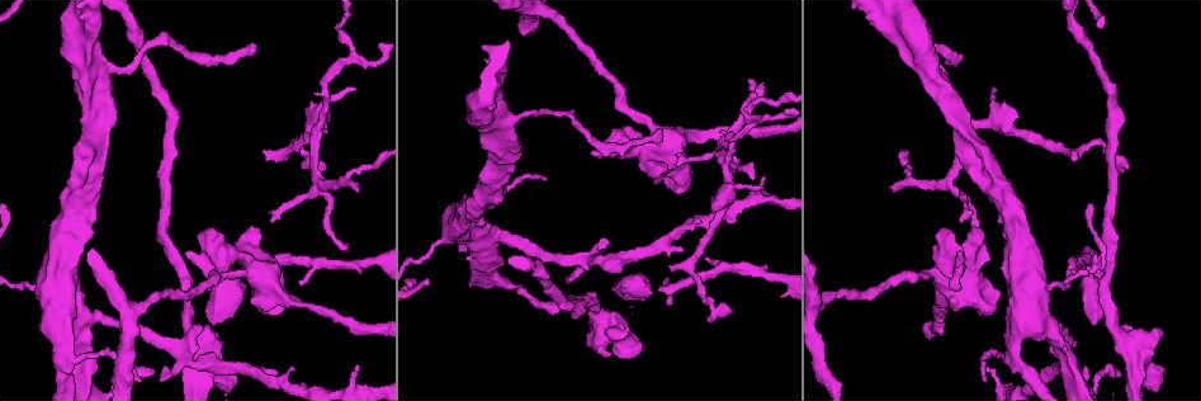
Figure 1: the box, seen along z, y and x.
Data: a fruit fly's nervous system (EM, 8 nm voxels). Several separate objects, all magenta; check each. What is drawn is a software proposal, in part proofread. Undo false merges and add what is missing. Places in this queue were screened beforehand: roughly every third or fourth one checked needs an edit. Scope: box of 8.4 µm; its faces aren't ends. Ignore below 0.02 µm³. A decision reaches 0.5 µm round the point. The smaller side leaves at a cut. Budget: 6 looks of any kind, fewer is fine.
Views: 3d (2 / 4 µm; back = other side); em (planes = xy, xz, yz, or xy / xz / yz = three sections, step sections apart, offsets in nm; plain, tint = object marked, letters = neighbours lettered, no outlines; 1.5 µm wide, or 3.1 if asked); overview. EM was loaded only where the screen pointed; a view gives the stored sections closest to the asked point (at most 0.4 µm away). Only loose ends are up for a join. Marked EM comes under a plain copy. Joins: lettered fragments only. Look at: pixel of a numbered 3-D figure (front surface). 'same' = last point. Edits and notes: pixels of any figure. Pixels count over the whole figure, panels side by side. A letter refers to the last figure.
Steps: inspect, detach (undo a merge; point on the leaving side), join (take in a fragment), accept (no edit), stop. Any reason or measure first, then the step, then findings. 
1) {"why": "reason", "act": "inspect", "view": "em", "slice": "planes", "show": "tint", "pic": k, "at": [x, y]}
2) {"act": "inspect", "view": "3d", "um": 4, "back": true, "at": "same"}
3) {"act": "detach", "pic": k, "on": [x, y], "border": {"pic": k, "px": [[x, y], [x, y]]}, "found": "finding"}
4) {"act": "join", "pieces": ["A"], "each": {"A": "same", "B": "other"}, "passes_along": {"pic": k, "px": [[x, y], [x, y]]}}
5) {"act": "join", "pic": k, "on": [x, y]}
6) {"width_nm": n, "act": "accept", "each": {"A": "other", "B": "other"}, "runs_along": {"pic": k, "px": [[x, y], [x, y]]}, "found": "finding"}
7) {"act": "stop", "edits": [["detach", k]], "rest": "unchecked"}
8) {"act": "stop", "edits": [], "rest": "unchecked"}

{"why": "branch stops here", "act": "inspect", "view": "3d", "um": 4, "pic": 1, "at": [952, 288]}

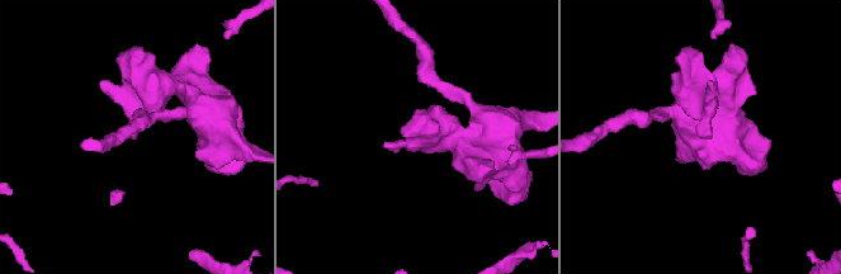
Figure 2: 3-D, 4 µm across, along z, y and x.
{"act": "inspect", "view": "em", "slice": "xz", "step": 8, "show": "tint", "pic": 2, "at": [702, 137]}

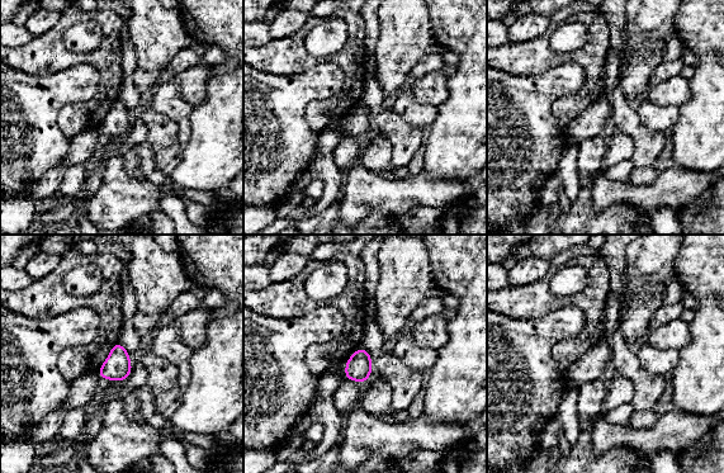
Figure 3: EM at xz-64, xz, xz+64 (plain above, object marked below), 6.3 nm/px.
{"why": "cut it another way", "act": "inspect", "view": "em", "slice": "planes", "show": "letters", "at": "same"}

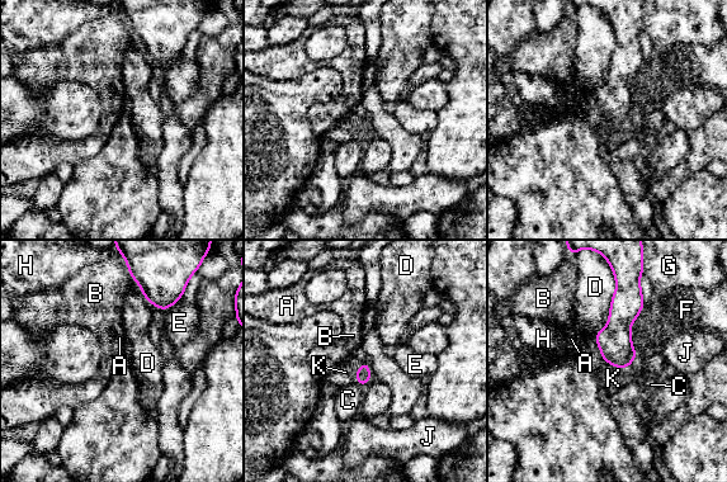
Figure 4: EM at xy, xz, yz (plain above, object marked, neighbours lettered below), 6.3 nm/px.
{"act": "accept", "each": {"A": "other", "B": "other", "C": "other", "D": "other", "E": "other", "F": "other", "G": "other", "H": "other", "J": "other", "K": "other"}, "found": "none of them fits"}

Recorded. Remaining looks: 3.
{"why": "free end", "act": "inspect", "view": "em", "slice": "planes", "show": "letters", "pic": 1, "at": [764, 82]}

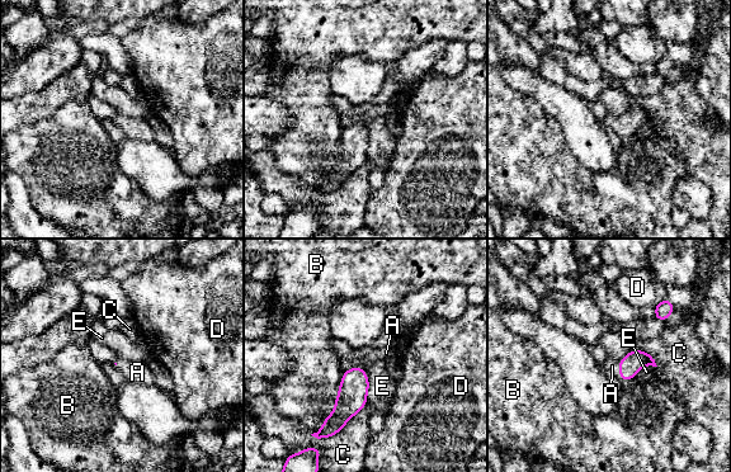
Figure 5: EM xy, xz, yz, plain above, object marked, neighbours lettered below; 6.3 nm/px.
{"act": "join", "pieces": ["A"], "each": {"A": "same", "B": "other", "C": "other", "D": "other", "E": "other"}, "passes_along": {"pic": 5, "px": [[635, 360], [619, 369], [612, 366]]}, "found": "the cell continues"}

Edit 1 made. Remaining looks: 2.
{"act": "stop", "edits": [["join", 5]], "rest": "unchecked"}

